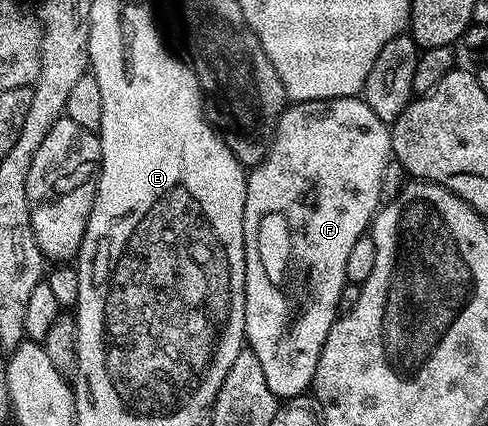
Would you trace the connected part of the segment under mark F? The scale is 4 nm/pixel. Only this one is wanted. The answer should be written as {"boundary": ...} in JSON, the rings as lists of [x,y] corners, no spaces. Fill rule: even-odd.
{"boundary":[[[334,97],[333,99],[325,99],[324,101],[297,101],[288,104],[284,111],[278,117],[275,124],[271,144],[267,147],[267,153],[264,154],[262,160],[247,173],[247,190],[245,191],[245,219],[243,220],[243,242],[245,243],[245,341],[249,348],[257,355],[257,363],[261,363],[261,371],[265,375],[265,383],[269,383],[269,391],[273,391],[273,395],[280,399],[299,399],[304,396],[303,392],[312,388],[315,371],[317,369],[317,359],[321,355],[321,347],[325,343],[325,339],[329,335],[331,325],[335,322],[339,313],[339,300],[341,299],[341,291],[343,286],[348,284],[345,275],[345,263],[349,259],[349,250],[353,248],[353,243],[357,243],[357,239],[364,236],[368,232],[369,226],[372,224],[373,218],[379,212],[381,204],[379,196],[381,195],[382,176],[385,174],[386,165],[393,160],[391,152],[391,130],[388,122],[377,119],[377,115],[373,115],[373,111],[359,97]]]}

